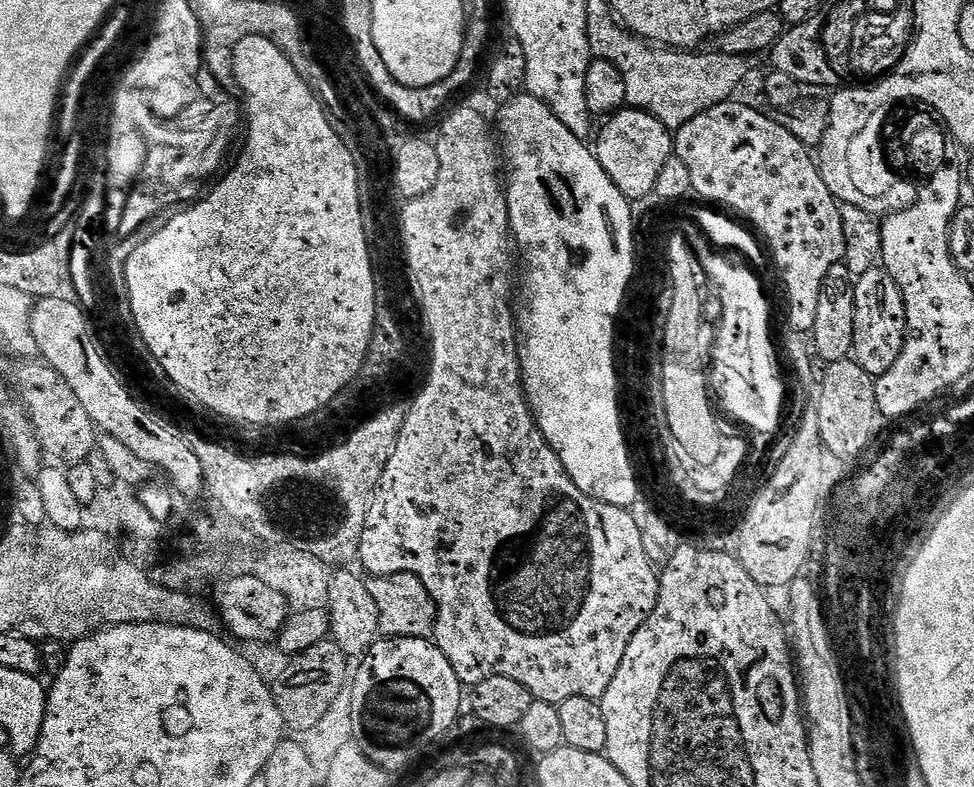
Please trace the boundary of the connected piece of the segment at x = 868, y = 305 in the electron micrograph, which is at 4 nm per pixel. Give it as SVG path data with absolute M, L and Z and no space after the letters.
M890 278L888 288L882 294L854 294L854 334L850 338L852 344L851 355L856 363L866 370L873 378L886 374L904 349L904 338L908 335L908 319L906 318L906 306L900 293L900 287Z

